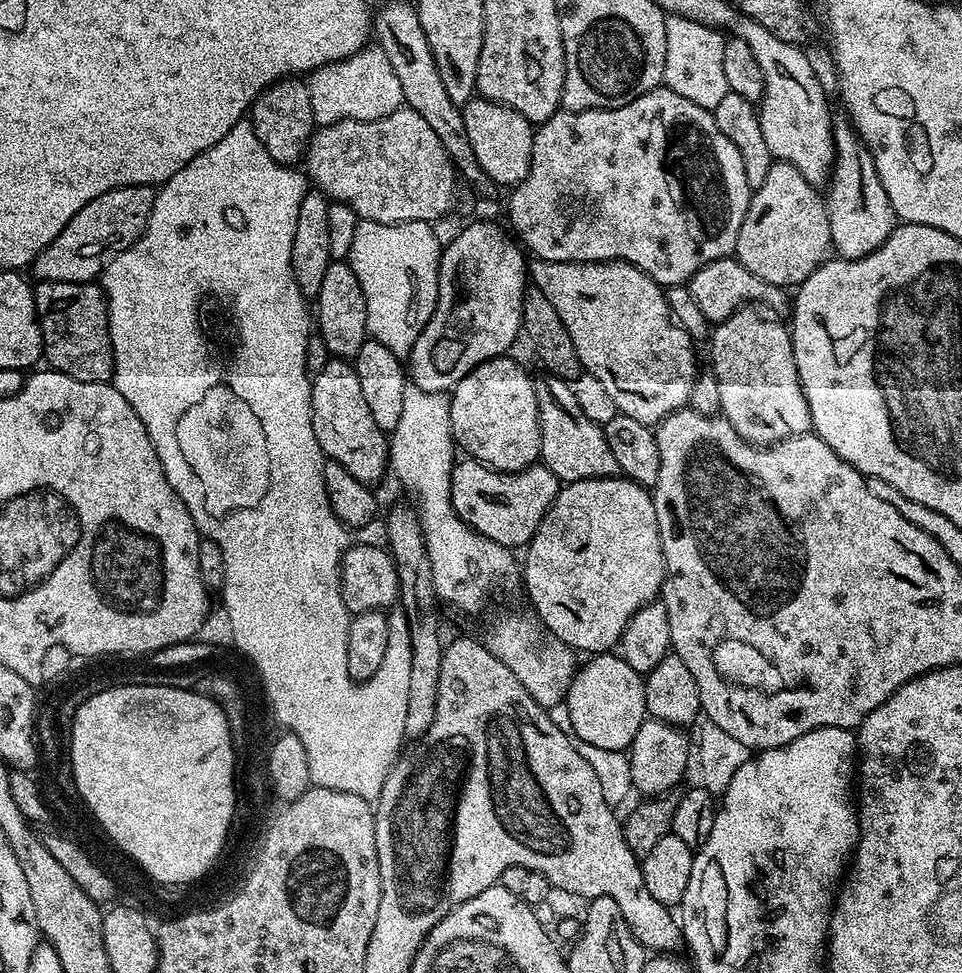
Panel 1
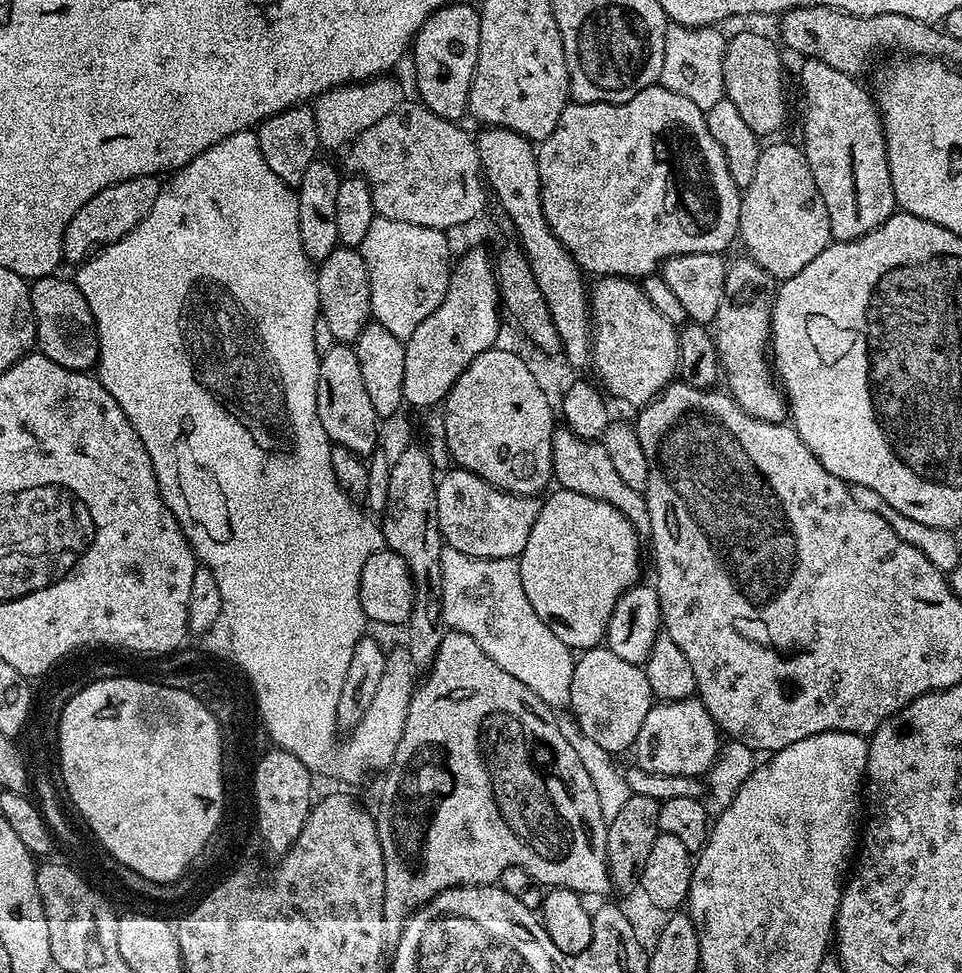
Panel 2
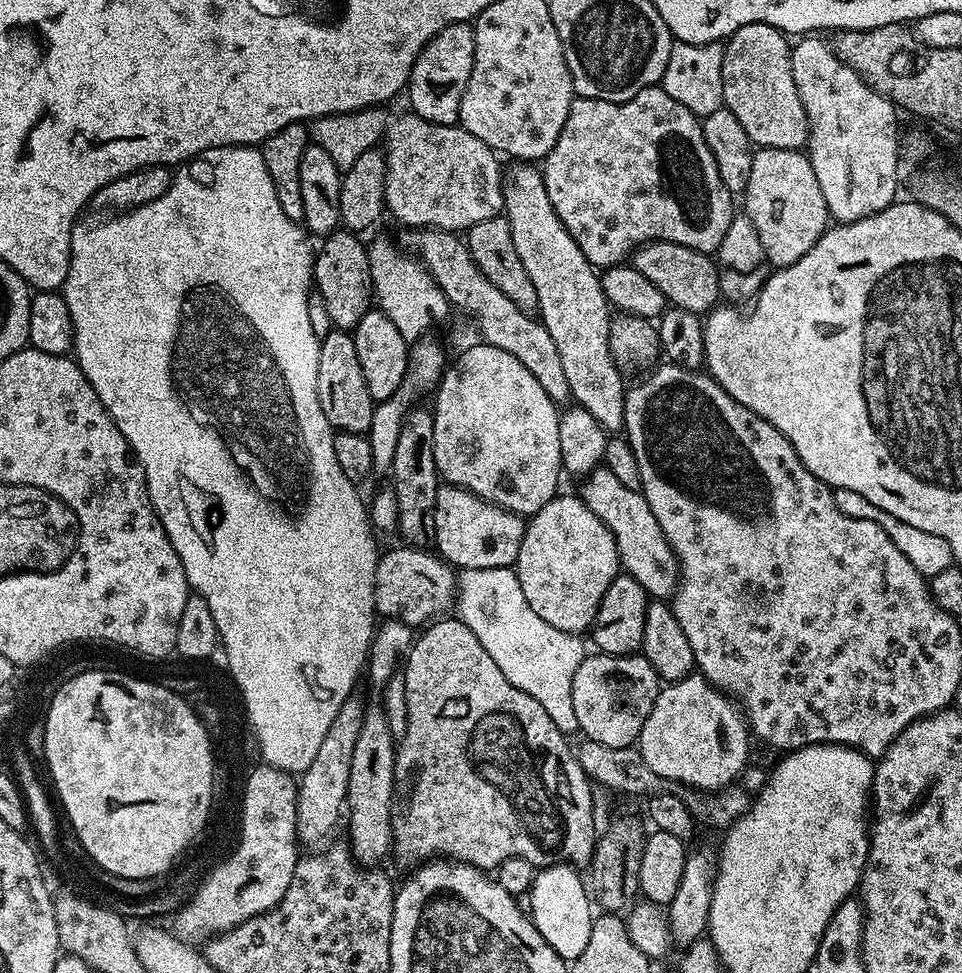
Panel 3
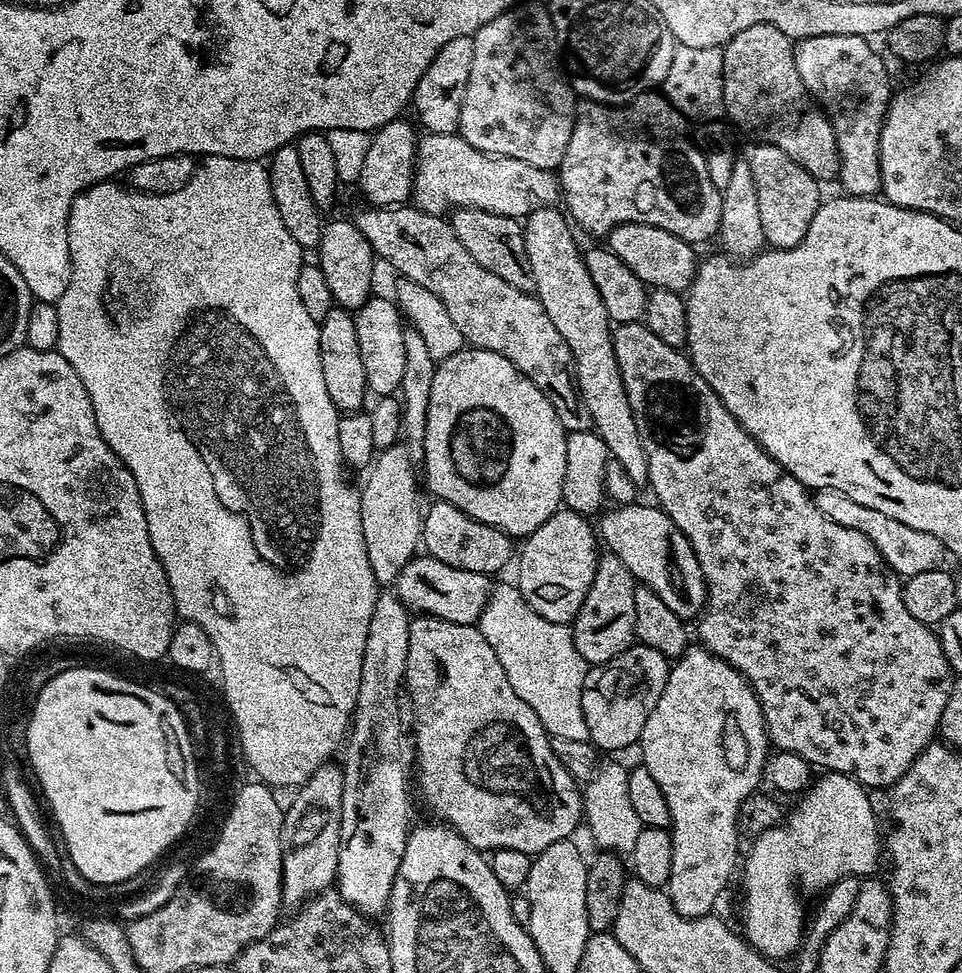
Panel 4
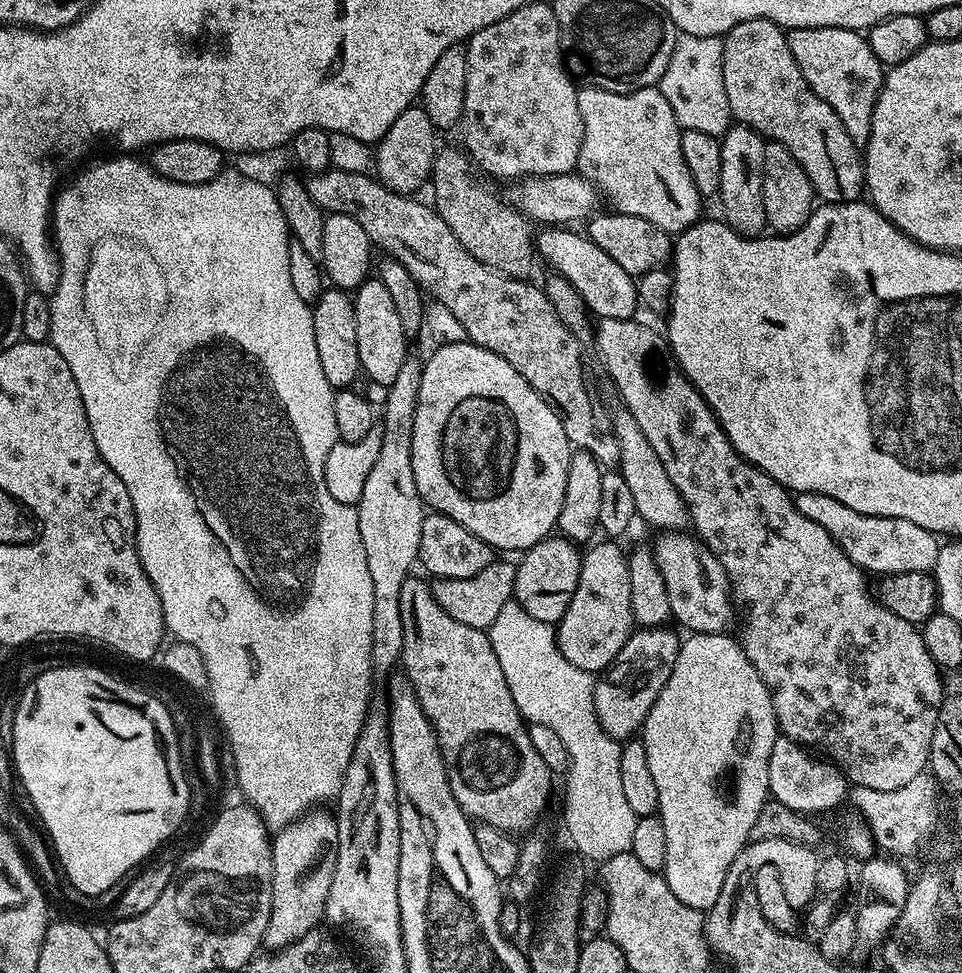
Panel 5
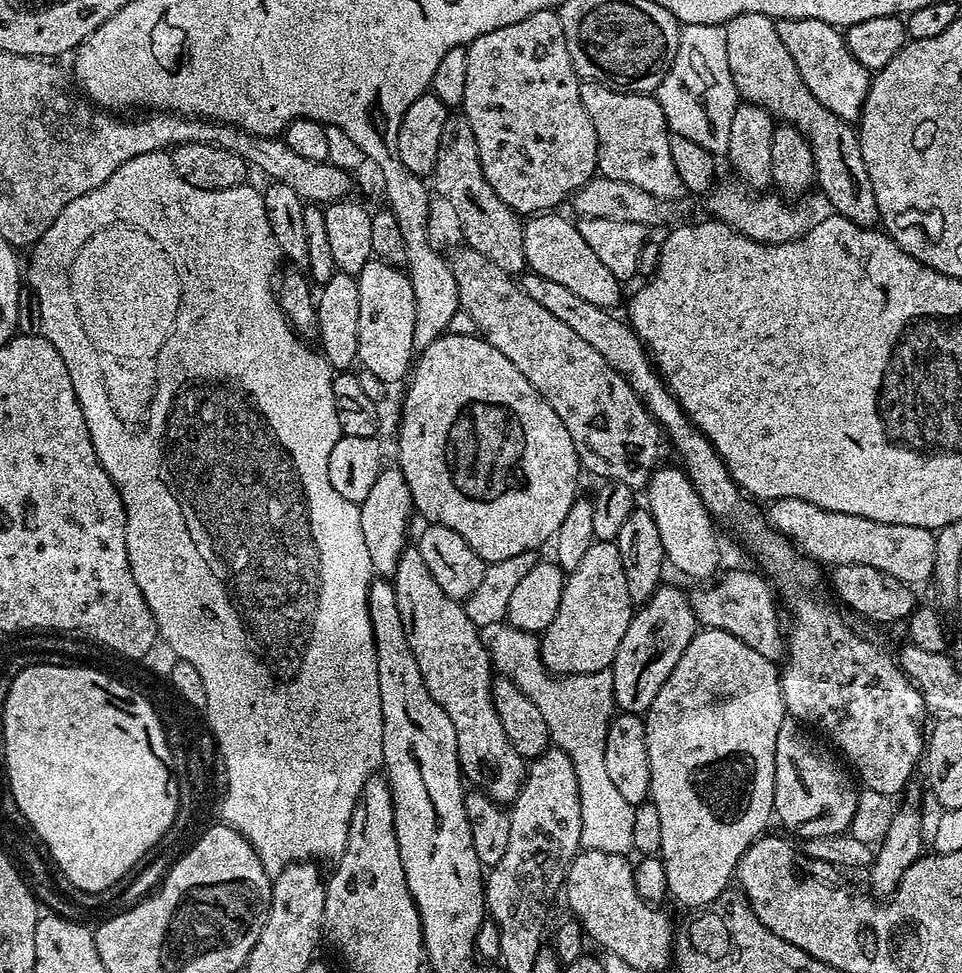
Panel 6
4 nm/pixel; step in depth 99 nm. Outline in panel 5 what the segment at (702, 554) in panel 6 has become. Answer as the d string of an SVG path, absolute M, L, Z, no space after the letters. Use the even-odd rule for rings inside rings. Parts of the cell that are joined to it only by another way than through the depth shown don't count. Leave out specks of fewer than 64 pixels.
M627 410L619 411L611 413L610 423L619 444L618 470L626 479L626 486L633 493L637 517L656 527L656 530L681 531L685 529L690 522L688 508L682 502L677 487L670 482L666 468L659 461L658 454L654 453L653 447L646 439L646 434L641 432L638 422L634 422L634 418Z

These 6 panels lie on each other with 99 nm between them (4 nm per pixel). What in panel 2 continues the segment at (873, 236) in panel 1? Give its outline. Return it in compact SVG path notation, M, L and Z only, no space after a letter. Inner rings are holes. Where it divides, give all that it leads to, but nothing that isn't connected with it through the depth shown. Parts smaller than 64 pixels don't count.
M805 59L800 68L804 87L804 157L814 174L814 186L826 202L832 240L857 240L882 226L897 211L890 166L884 149L884 129L873 97L855 76L842 74L826 62Z

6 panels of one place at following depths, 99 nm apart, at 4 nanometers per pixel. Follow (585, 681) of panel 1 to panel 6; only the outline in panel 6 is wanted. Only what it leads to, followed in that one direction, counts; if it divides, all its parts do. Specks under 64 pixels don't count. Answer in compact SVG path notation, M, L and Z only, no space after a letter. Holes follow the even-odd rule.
M662 586L644 604L635 609L622 646L612 659L612 699L620 712L647 713L648 707L658 698L658 690L670 678L670 670L678 666L682 650L696 637L698 625L689 593L680 588Z

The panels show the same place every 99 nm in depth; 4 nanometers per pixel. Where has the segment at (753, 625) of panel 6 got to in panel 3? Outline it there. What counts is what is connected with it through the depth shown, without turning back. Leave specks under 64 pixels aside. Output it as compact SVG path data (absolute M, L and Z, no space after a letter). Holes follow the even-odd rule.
M603 466L596 468L583 477L584 484L578 489L578 495L614 536L620 555L620 567L649 597L664 602L675 596L680 587L680 564L676 561L670 542L666 542L666 534L662 534L662 526L658 526L658 518L654 518L654 510L646 502L643 492L630 490L630 486L622 486L616 475Z

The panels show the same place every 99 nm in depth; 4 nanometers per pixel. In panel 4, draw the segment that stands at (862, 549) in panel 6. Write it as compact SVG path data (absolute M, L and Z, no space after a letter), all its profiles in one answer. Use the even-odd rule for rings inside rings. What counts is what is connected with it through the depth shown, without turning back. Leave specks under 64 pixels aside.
M818 488L815 489L814 499L818 510L822 510L822 514L830 518L830 522L838 522L838 526L846 526L846 530L858 530L858 534L866 534L866 538L874 542L884 561L901 578L934 570L945 563L944 544L938 542L934 534L926 534L926 530L914 530L914 526L905 526L898 522L898 518L889 518L887 514L882 514L878 510L870 510L870 506L858 506L858 502L842 494L842 490Z

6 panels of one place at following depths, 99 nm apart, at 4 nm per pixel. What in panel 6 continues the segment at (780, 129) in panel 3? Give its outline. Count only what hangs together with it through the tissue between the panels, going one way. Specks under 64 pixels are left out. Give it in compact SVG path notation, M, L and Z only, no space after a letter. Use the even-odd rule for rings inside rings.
M743 12L734 18L730 18L727 24L723 25L726 34L726 62L730 62L730 74L734 78L736 95L741 101L760 106L777 121L791 124L808 140L808 146L812 151L812 158L816 163L815 187L820 187L822 195L828 199L828 204L833 213L850 222L854 222L863 228L876 228L880 219L880 211L874 202L874 194L870 186L870 178L866 174L866 166L862 162L862 150L860 149L860 137L857 129L849 121L838 118L802 82L802 74L798 74L798 66L794 58L790 58L790 50L778 38L776 20L766 14L754 14Z

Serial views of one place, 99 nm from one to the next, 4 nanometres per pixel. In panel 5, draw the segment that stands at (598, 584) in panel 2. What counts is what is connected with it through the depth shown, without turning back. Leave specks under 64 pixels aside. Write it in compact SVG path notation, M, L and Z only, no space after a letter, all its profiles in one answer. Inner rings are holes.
M559 534L549 536L523 553L516 564L514 598L524 607L526 614L538 618L538 622L559 624L562 614L566 614L566 606L570 606L570 598L574 598L581 559L581 549Z

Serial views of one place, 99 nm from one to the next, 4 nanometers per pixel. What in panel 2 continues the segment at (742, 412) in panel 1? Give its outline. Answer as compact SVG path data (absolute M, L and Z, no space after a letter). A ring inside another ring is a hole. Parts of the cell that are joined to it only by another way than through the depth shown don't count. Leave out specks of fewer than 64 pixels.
M747 258L733 259L728 265L724 297L714 321L714 337L719 367L723 379L728 379L726 388L736 405L754 418L779 424L789 415L789 411L786 397L770 363L773 299L772 275L762 270L758 262Z

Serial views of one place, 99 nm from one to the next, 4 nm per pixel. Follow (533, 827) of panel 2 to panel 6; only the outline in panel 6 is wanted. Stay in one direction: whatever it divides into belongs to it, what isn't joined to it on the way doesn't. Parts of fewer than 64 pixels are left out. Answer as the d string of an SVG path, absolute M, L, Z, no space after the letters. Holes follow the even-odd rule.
M405 547L398 558L398 566L392 571L390 581L394 586L394 594L398 602L398 618L402 618L402 630L406 630L406 642L410 642L410 650L414 654L414 662L418 662L418 670L422 672L422 682L426 682L426 690L442 710L446 710L446 718L454 724L456 735L456 761L460 764L463 779L473 789L479 790L501 806L511 805L520 788L524 785L526 761L510 746L506 732L496 714L492 702L492 681L494 665L490 659L489 649L480 641L481 633L476 625L464 613L463 603L452 600L434 582L434 574L422 562L419 547Z

